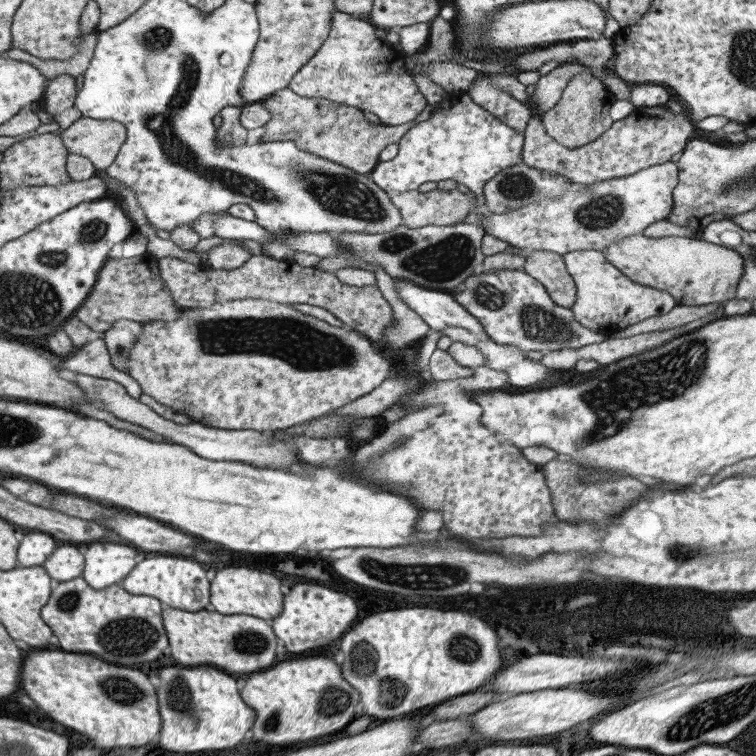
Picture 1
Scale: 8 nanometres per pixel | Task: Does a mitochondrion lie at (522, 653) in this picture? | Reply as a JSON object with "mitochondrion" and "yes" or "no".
{"mitochondrion":"no"}

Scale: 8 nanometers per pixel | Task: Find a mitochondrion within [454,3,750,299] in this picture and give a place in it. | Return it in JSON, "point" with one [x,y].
{"point":[604,211]}

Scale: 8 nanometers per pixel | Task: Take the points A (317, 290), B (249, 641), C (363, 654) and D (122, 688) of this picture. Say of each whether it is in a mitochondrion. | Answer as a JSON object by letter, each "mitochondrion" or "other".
{"A":"other","B":"mitochondrion","C":"mitochondrion","D":"mitochondrion"}

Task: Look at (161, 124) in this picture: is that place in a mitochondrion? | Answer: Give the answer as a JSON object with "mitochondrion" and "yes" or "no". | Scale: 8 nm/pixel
{"mitochondrion":"yes"}

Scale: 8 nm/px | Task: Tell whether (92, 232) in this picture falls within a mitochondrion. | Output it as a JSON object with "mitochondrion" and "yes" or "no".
{"mitochondrion":"yes"}

